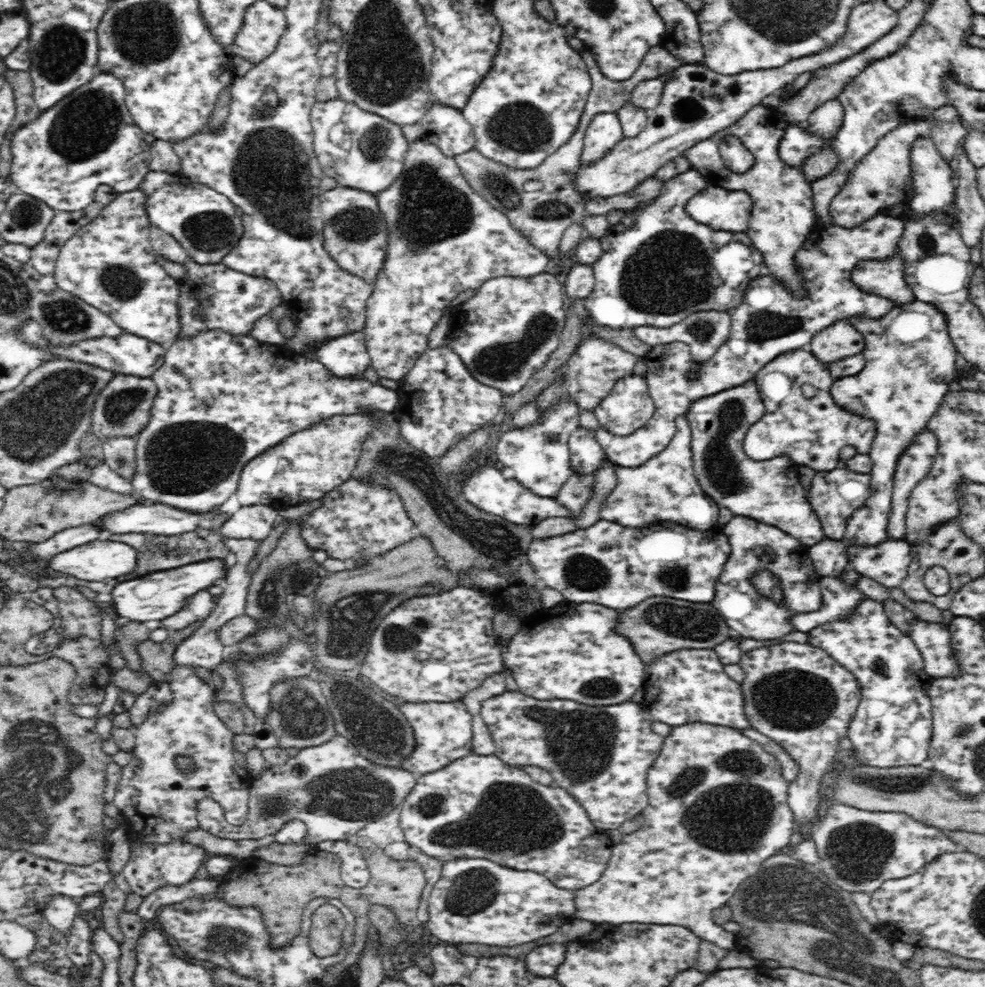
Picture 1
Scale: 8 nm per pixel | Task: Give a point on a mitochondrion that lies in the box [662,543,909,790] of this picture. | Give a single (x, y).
(791, 699)

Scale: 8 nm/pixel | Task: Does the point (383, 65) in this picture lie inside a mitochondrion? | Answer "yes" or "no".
yes

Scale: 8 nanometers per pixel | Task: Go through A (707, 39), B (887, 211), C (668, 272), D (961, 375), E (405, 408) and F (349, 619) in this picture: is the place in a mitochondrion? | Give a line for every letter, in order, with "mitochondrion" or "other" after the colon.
A: other
B: other
C: mitochondrion
D: other
E: other
F: mitochondrion

